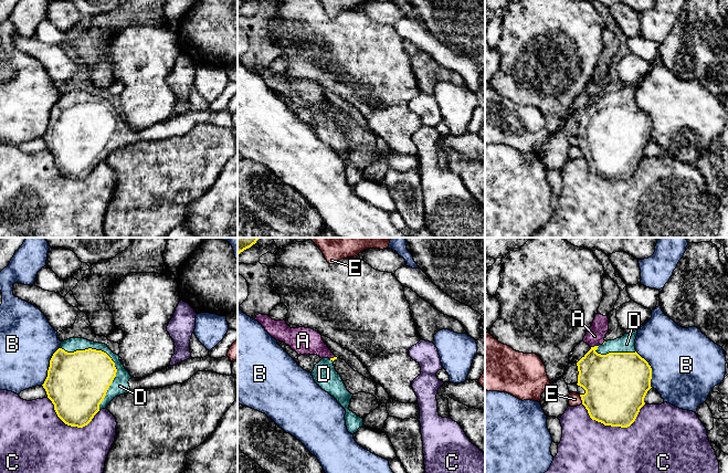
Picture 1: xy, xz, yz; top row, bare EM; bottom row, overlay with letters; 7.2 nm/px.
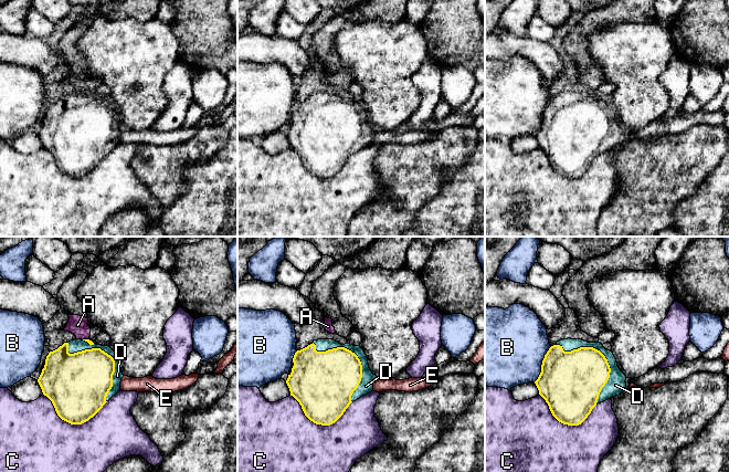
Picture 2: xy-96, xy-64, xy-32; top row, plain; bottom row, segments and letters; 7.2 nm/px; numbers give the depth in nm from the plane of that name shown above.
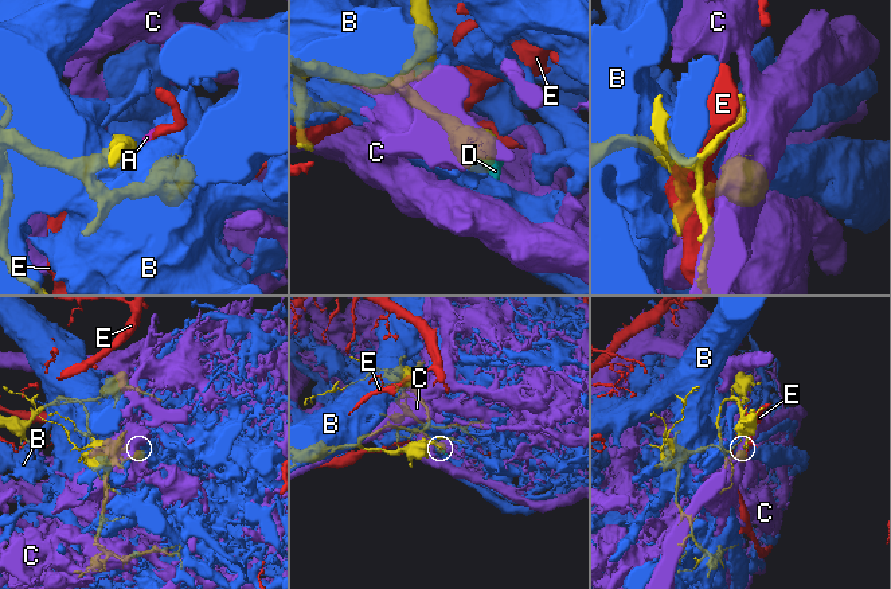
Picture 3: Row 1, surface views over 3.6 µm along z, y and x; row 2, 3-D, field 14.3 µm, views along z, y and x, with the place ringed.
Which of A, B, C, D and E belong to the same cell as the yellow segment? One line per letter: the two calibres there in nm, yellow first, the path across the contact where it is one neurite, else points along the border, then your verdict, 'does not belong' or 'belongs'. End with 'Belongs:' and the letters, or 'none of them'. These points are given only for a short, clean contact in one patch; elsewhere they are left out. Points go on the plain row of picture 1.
A: calibres 360 and 140 nm; border yz (598, 97), (591, 100); does not belong
B: calibres 440 and 400 nm; does not belong
C: calibres 440 and 500 nm; does not belong
D: calibres 400 and 130 nm; belongs
E: calibres 440 and 90 nm; does not belong
Belongs: D

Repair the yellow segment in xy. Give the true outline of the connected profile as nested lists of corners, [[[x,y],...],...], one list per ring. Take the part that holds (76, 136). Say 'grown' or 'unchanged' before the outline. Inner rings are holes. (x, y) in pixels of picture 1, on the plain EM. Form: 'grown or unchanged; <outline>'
grown; [[[70,91],[61,95],[60,101],[50,113],[48,129],[42,137],[48,150],[54,157],[57,169],[67,178],[83,180],[94,168],[117,148],[147,140],[158,141],[189,133],[198,124],[212,124],[232,128],[232,114],[228,108],[215,112],[210,108],[189,111],[175,118],[168,118],[143,130],[134,130],[125,122],[119,108],[105,96],[89,94],[84,91]]]

